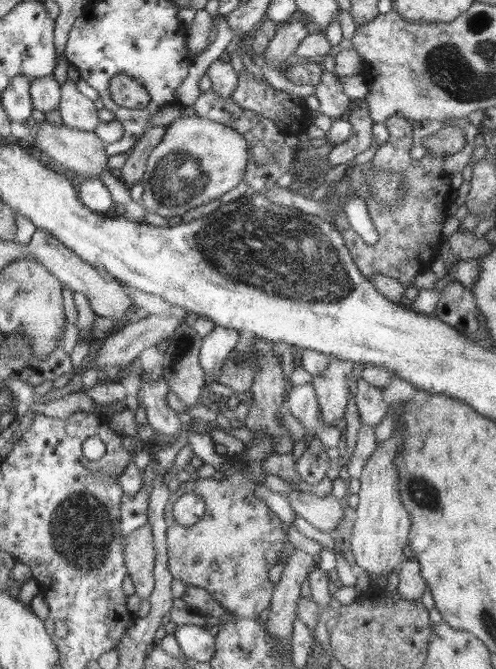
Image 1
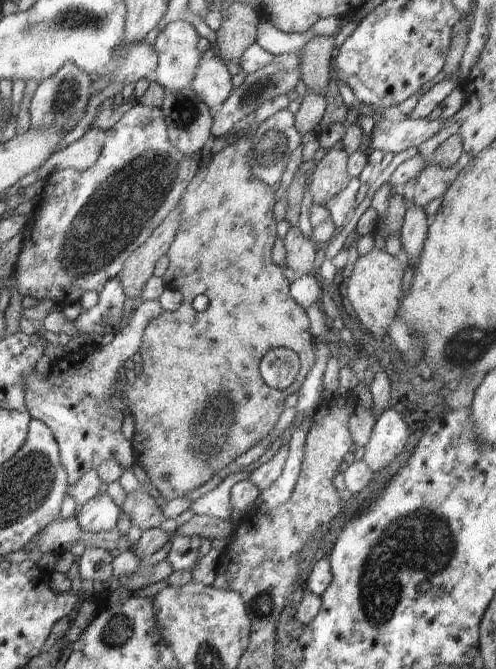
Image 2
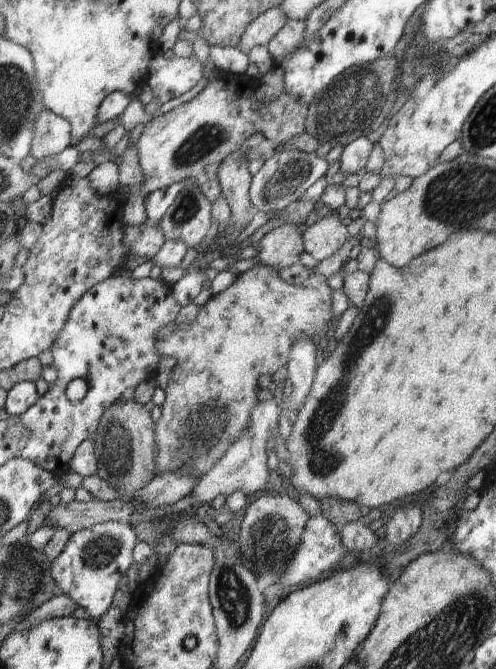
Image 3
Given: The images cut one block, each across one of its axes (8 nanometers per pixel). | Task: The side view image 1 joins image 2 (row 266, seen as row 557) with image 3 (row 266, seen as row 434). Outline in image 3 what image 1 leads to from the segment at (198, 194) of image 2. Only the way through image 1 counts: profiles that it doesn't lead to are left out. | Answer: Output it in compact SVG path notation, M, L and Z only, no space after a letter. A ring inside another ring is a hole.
M256 265L252 270L248 270L237 276L236 281L229 288L226 288L224 292L218 294L218 296L226 296L226 298L214 298L214 300L206 302L204 306L201 306L200 312L198 312L198 316L194 322L180 326L175 323L168 324L168 326L164 326L164 328L158 332L158 336L156 336L156 340L158 340L158 342L156 342L156 346L158 346L156 350L160 352L160 356L172 356L172 358L176 358L176 366L174 366L172 372L170 372L170 381L164 390L164 392L166 392L166 400L164 404L162 404L162 416L155 422L156 452L158 452L158 456L156 456L157 474L170 472L180 472L180 474L184 474L184 472L188 472L190 476L198 476L200 478L206 474L206 472L212 470L212 466L224 456L224 452L228 450L228 446L234 444L234 442L240 438L240 434L248 427L250 412L252 412L252 408L256 406L257 391L266 379L283 366L286 366L292 344L296 344L296 340L300 340L300 338L312 339L315 334L324 338L331 329L331 288L327 286L327 280L320 276L320 274L312 273L303 284L295 286L281 280L274 268Z

